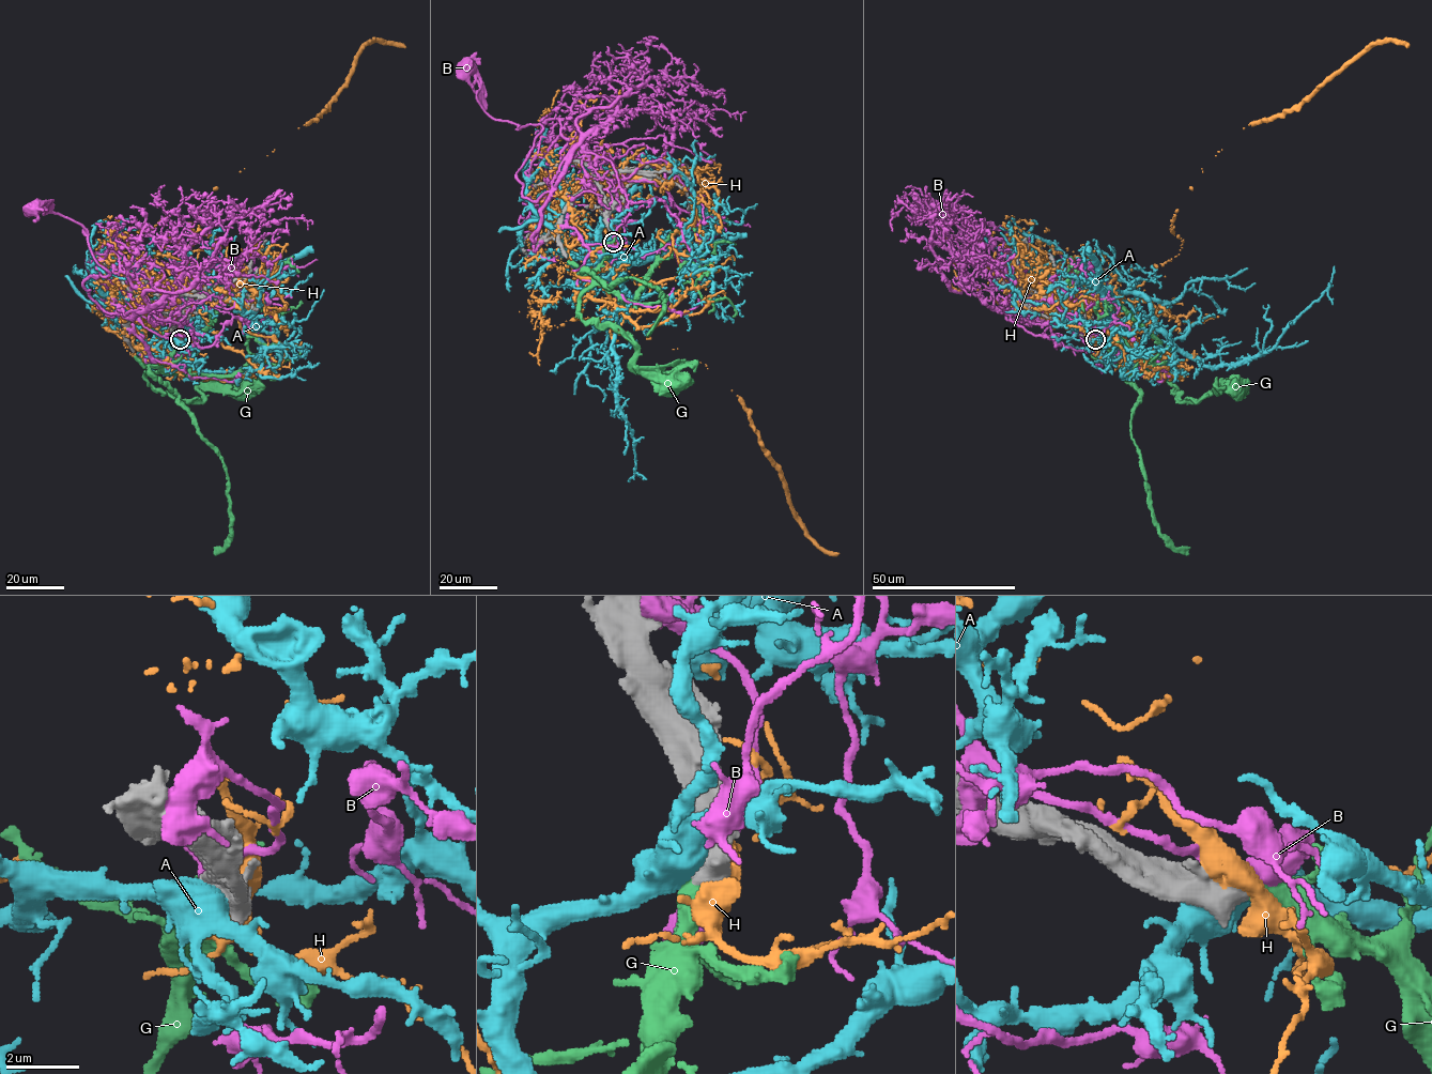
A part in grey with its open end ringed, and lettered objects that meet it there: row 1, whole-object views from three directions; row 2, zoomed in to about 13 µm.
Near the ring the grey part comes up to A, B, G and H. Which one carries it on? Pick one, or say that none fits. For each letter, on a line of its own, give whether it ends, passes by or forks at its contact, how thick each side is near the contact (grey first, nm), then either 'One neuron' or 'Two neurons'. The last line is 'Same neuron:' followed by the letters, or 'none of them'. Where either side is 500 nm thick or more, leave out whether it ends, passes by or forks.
A: Thickness 850 nm (grey) against 850 nm. Two neurons
B: Thickness 500 nm (grey) against 400 nm. Two neurons
G: Thickness 750 nm (grey) against 600 nm. One neuron
H: Thickness 650 nm (grey) against 550 nm. Two neurons
Same neuron: G

